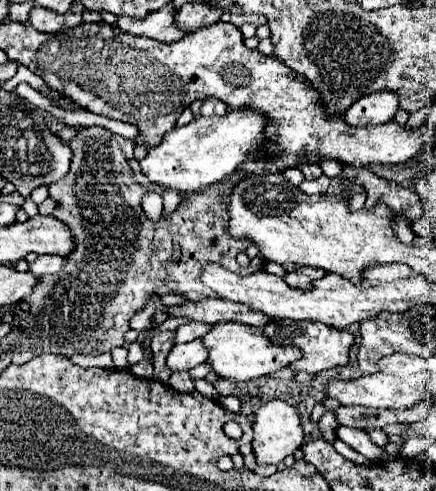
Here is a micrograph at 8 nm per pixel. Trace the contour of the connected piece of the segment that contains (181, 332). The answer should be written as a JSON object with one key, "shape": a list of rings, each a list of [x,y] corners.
{"shape":[[[187,322],[183,326],[179,326],[175,332],[173,332],[173,342],[175,344],[181,344],[181,342],[191,342],[195,338],[201,338],[209,332],[209,324],[201,324],[201,322]]]}

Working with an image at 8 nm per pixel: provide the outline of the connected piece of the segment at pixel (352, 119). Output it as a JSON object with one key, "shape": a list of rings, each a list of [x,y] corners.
{"shape":[[[393,90],[381,94],[367,94],[349,106],[345,112],[345,120],[353,126],[369,126],[369,124],[385,124],[389,122],[399,108],[399,98]]]}

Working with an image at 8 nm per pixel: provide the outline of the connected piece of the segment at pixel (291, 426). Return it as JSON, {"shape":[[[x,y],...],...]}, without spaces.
{"shape":[[[269,400],[255,412],[253,454],[257,464],[277,464],[303,442],[299,412],[283,400]]]}

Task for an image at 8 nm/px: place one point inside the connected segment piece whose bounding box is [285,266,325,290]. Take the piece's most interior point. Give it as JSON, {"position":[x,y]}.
{"position":[301,278]}

